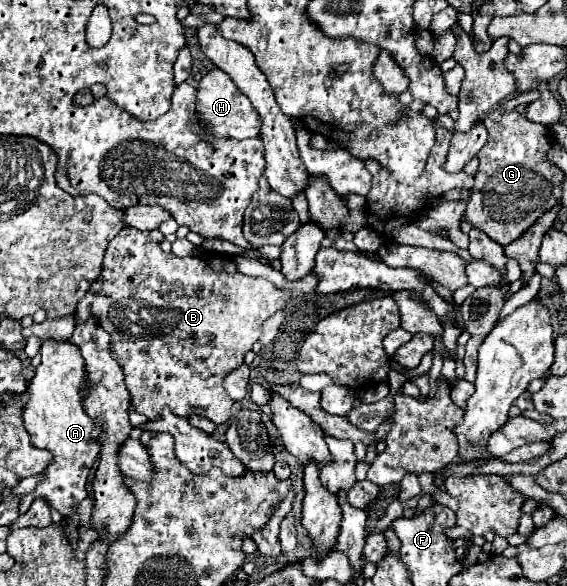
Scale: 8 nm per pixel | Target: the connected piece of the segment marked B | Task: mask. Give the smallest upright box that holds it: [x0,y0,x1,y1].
[76,228,290,424]

